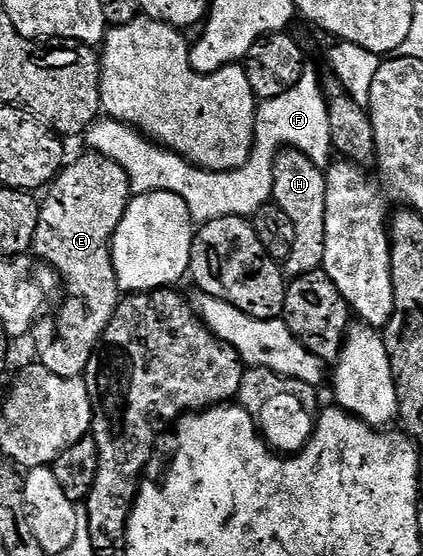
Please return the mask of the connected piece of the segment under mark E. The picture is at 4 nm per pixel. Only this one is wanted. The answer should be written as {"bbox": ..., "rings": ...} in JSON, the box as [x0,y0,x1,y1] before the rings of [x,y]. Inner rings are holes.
{"bbox":[31,153,132,379],"rings":[[[87,153],[81,159],[76,159],[67,164],[61,170],[60,174],[56,176],[54,182],[47,188],[46,194],[43,196],[40,204],[40,220],[38,221],[38,229],[36,230],[36,236],[31,245],[33,252],[37,251],[54,270],[60,274],[60,279],[64,282],[64,291],[68,296],[64,299],[64,304],[60,307],[60,312],[56,315],[56,324],[53,327],[48,327],[40,335],[40,340],[36,343],[36,351],[38,354],[38,361],[46,369],[50,369],[50,373],[58,373],[58,377],[70,377],[71,379],[81,378],[85,373],[84,370],[88,367],[88,362],[92,359],[92,354],[97,354],[98,348],[101,346],[104,338],[104,331],[108,327],[108,322],[116,316],[117,307],[121,306],[122,303],[122,288],[119,280],[116,279],[116,269],[114,261],[112,260],[112,239],[116,235],[118,225],[122,221],[122,217],[126,213],[128,208],[128,200],[132,198],[132,184],[128,182],[128,175],[122,169],[122,165],[118,165],[114,160],[107,159],[104,155],[97,155],[95,153]]]}

